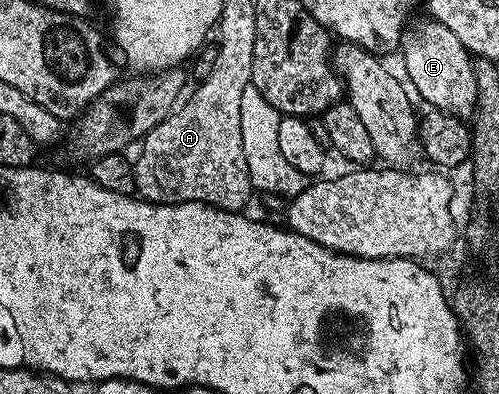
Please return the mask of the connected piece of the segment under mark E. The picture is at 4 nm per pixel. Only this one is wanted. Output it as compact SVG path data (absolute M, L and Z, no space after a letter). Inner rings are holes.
M432 19L426 22L411 31L404 30L400 36L406 73L404 76L407 81L409 76L408 84L415 93L417 88L416 96L421 96L426 101L426 106L461 115L464 109L472 110L477 104L477 71L474 58L445 24Z

